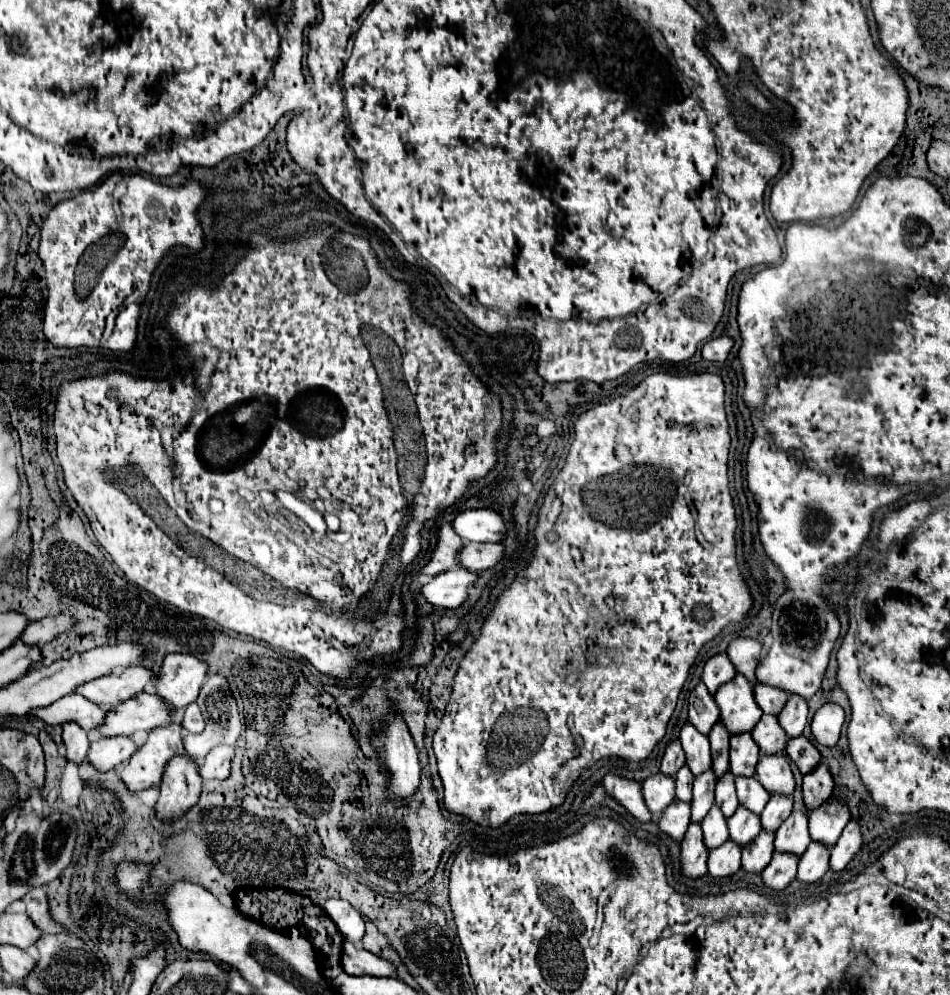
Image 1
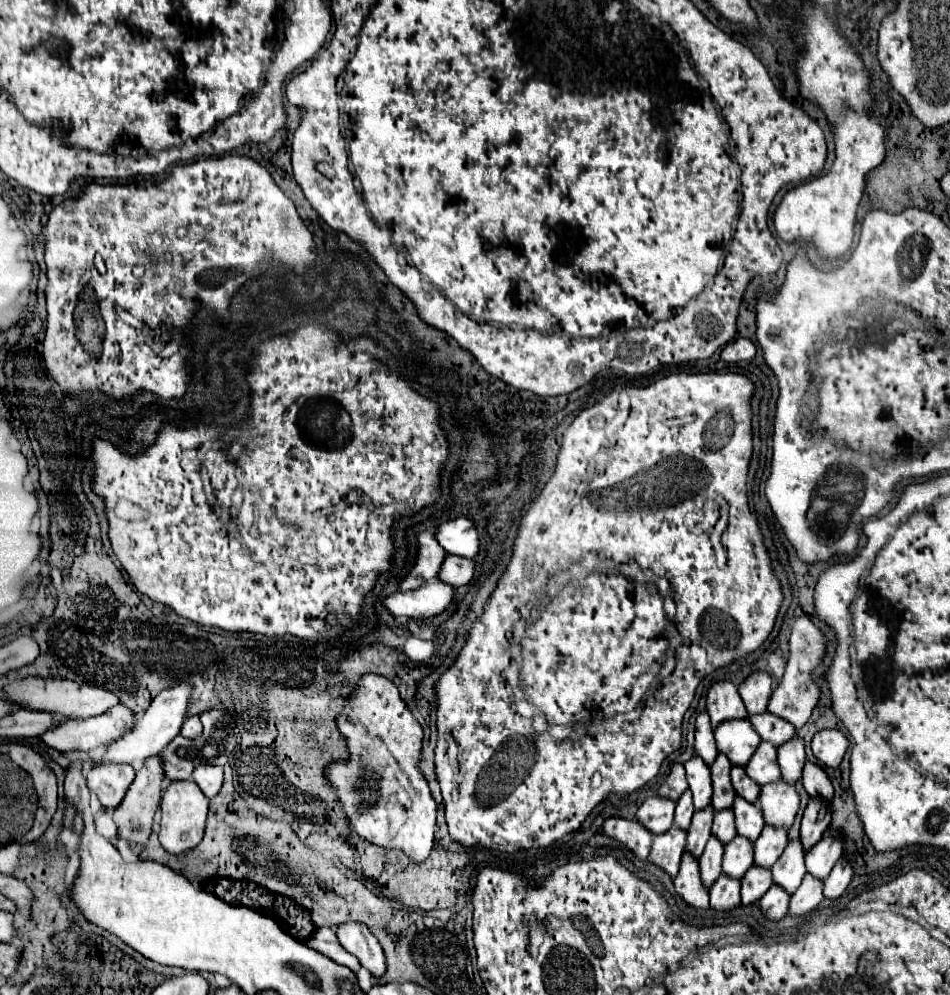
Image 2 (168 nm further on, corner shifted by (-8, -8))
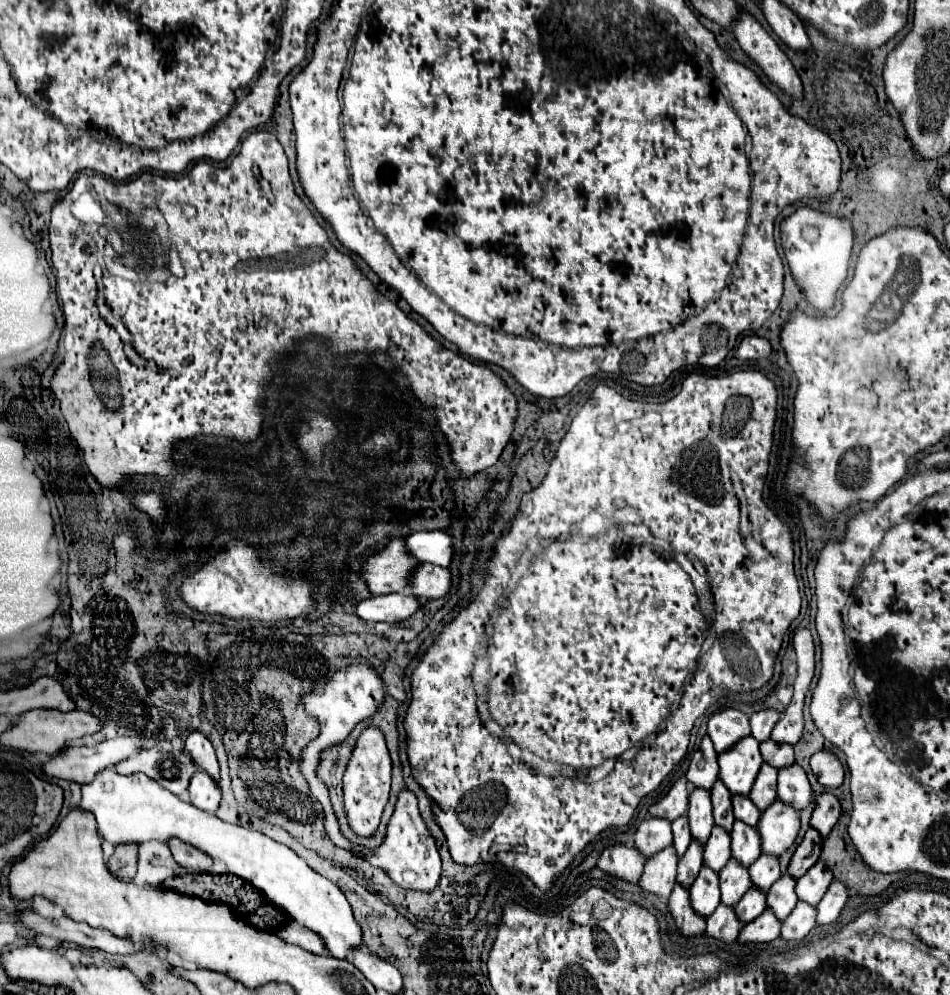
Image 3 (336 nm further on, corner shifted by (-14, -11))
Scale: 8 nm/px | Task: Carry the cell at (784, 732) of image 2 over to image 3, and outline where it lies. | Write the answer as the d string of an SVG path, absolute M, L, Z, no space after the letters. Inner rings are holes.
M767 740L761 744L761 758L775 770L783 770L795 764L793 746L775 746L775 742Z

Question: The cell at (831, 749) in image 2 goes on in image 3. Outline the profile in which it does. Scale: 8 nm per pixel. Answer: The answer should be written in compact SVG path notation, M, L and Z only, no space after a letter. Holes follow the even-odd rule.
M817 752L815 756L811 756L811 762L809 762L811 770L813 770L813 776L817 778L817 782L825 788L839 788L843 784L843 766L841 762L837 760L835 754L831 752Z

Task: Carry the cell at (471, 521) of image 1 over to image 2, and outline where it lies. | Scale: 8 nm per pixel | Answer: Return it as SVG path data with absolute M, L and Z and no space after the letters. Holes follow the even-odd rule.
M457 517L439 525L435 535L441 547L445 547L445 551L451 555L475 557L481 551L481 541L475 523L467 517Z

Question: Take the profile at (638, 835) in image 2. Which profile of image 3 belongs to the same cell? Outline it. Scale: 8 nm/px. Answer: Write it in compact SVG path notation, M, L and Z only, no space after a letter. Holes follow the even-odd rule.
M613 846L613 848L605 848L597 866L607 872L609 876L615 876L619 880L631 882L635 884L639 880L639 874L643 872L643 856L639 854L639 850L627 848L627 846Z

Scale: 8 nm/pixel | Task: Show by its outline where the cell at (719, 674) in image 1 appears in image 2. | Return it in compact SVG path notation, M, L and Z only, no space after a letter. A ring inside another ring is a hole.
M731 681L715 683L707 693L707 713L711 717L713 727L727 719L747 717L747 709L737 691L737 685L733 685Z

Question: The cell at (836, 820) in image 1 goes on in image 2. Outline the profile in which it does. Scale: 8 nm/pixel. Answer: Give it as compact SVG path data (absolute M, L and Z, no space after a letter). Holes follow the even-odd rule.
M825 833L823 839L817 845L813 845L813 849L805 857L807 871L819 879L825 879L831 873L837 859L843 855L843 847L845 843L841 843L839 835Z

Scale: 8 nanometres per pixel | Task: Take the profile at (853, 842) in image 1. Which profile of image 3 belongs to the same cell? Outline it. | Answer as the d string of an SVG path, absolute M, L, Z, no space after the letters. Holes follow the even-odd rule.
M833 882L817 906L817 926L833 924L839 918L845 902L847 902L847 890L843 890L843 886Z

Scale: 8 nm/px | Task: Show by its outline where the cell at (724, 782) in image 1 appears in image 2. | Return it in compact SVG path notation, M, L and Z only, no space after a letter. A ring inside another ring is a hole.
M721 809L721 811L717 811L717 813L715 813L711 833L713 833L713 835L717 835L717 837L719 837L721 841L725 841L725 843L729 843L729 841L737 835L733 809Z

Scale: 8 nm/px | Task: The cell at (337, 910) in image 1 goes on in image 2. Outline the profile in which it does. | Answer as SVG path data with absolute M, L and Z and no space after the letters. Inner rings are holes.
M347 921L337 925L337 939L341 945L353 953L365 969L369 969L373 975L383 975L385 973L385 957L379 941L373 937L367 925Z

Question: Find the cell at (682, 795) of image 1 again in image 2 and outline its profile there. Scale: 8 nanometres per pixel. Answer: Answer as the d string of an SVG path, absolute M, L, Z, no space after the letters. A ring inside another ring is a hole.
M687 789L679 801L677 801L677 809L675 809L675 825L681 827L681 829L689 829L689 823L691 823L691 817L695 813L695 807L693 807L693 795L691 791Z

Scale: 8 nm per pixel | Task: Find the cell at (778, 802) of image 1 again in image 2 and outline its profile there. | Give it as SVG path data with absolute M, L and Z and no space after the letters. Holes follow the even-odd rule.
M765 825L763 833L755 841L755 863L761 867L771 867L783 853L787 845L787 829Z

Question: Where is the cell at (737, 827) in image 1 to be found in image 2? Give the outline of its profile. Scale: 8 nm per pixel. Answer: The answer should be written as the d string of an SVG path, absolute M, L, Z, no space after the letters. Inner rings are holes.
M737 835L731 843L725 845L723 873L741 879L751 865L753 865L753 841Z

